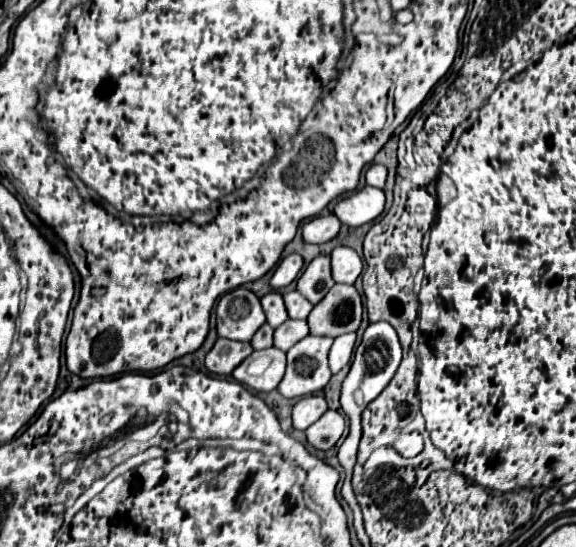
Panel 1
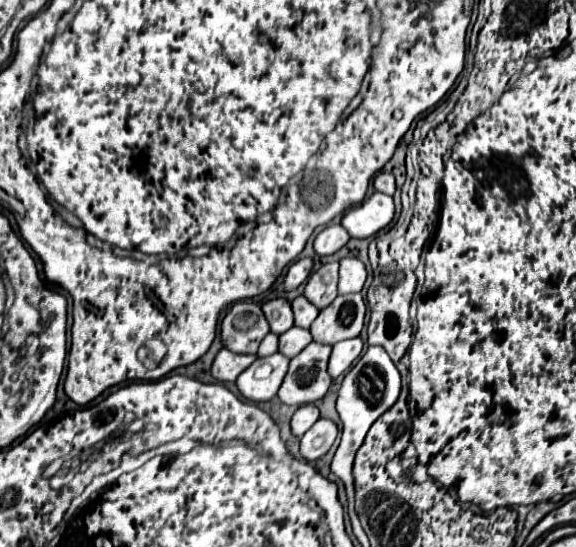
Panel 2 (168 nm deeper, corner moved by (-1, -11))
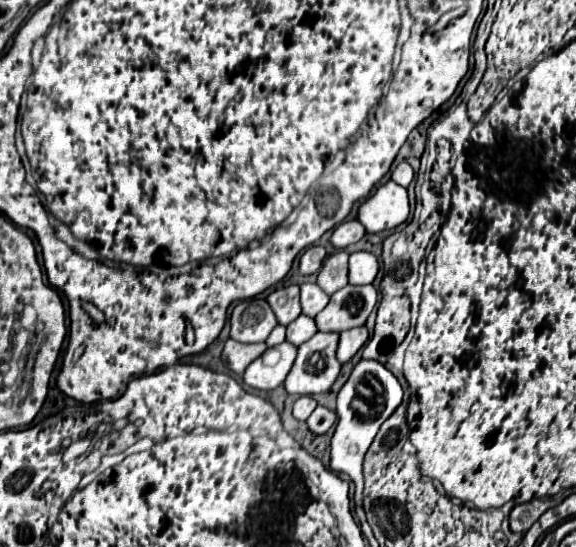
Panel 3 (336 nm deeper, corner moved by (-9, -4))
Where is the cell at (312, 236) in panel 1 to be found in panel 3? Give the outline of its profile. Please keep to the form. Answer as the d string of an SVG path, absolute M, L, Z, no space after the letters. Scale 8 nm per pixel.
M346 220L346 222L342 222L342 224L338 224L338 226L334 228L330 242L332 242L334 248L342 250L342 248L346 248L348 244L358 242L364 234L366 234L366 230L364 230L364 226L362 226L358 220Z

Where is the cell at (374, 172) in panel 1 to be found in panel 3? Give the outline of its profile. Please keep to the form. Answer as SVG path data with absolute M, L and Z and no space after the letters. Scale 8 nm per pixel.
M400 162L400 164L394 168L394 172L392 172L392 180L394 180L396 184L404 186L404 188L412 182L412 178L414 178L414 172L412 172L412 166L410 166L408 162Z

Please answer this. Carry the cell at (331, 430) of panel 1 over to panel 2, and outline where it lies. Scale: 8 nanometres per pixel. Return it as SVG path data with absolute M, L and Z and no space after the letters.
M318 419L300 439L300 453L308 461L316 461L322 457L334 443L338 435L338 427L330 419Z

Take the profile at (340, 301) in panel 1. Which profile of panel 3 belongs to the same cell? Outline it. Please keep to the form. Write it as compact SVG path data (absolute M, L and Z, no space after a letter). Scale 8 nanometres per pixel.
M344 286L330 296L328 306L316 316L316 326L322 332L344 332L364 326L376 306L374 286Z

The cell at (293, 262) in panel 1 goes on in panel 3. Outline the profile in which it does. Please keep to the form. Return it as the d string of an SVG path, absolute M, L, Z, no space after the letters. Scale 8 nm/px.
M312 246L300 256L300 274L308 276L322 268L322 262L326 258L326 250L322 246Z

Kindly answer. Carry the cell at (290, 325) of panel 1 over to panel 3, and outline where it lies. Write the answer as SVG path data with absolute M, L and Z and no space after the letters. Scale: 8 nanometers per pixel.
M300 314L294 322L290 322L290 324L286 326L286 340L288 340L290 344L294 344L294 346L300 346L300 344L304 344L306 340L310 340L316 332L318 332L318 328L316 328L316 324L314 324L314 318Z

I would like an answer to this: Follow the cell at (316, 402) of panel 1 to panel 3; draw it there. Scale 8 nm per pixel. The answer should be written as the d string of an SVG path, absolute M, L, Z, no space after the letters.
M310 396L298 398L296 404L294 404L294 418L300 420L300 422L306 422L316 406L318 406L318 402L314 398L310 398Z

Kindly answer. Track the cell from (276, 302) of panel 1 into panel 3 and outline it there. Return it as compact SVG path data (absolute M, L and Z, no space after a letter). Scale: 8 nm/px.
M298 286L278 288L266 300L272 306L272 310L282 326L288 326L292 320L296 320L300 316L300 288Z

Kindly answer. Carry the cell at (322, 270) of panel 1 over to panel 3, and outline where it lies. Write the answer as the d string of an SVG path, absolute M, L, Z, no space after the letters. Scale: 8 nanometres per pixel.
M336 252L324 262L324 268L318 272L318 286L328 296L332 296L346 284L348 284L348 254Z

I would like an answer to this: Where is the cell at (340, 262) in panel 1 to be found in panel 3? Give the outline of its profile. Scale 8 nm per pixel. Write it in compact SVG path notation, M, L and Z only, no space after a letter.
M354 252L350 254L350 284L372 284L378 274L378 260L370 252Z

